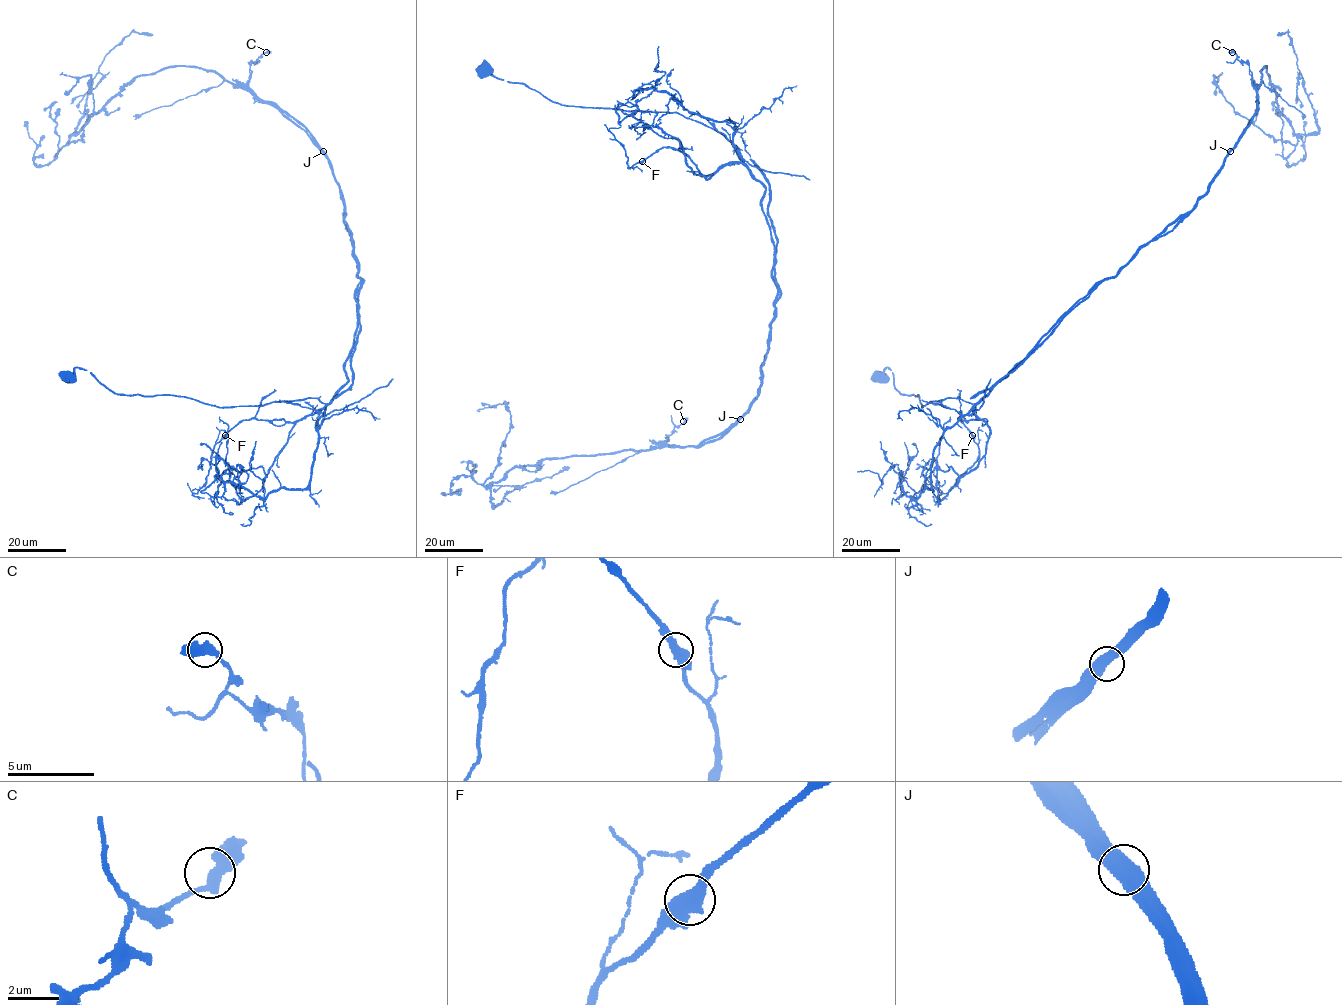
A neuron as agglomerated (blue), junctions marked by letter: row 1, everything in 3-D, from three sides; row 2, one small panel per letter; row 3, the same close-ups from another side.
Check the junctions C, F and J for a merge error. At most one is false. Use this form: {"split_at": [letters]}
{"split_at": ["J"]}

